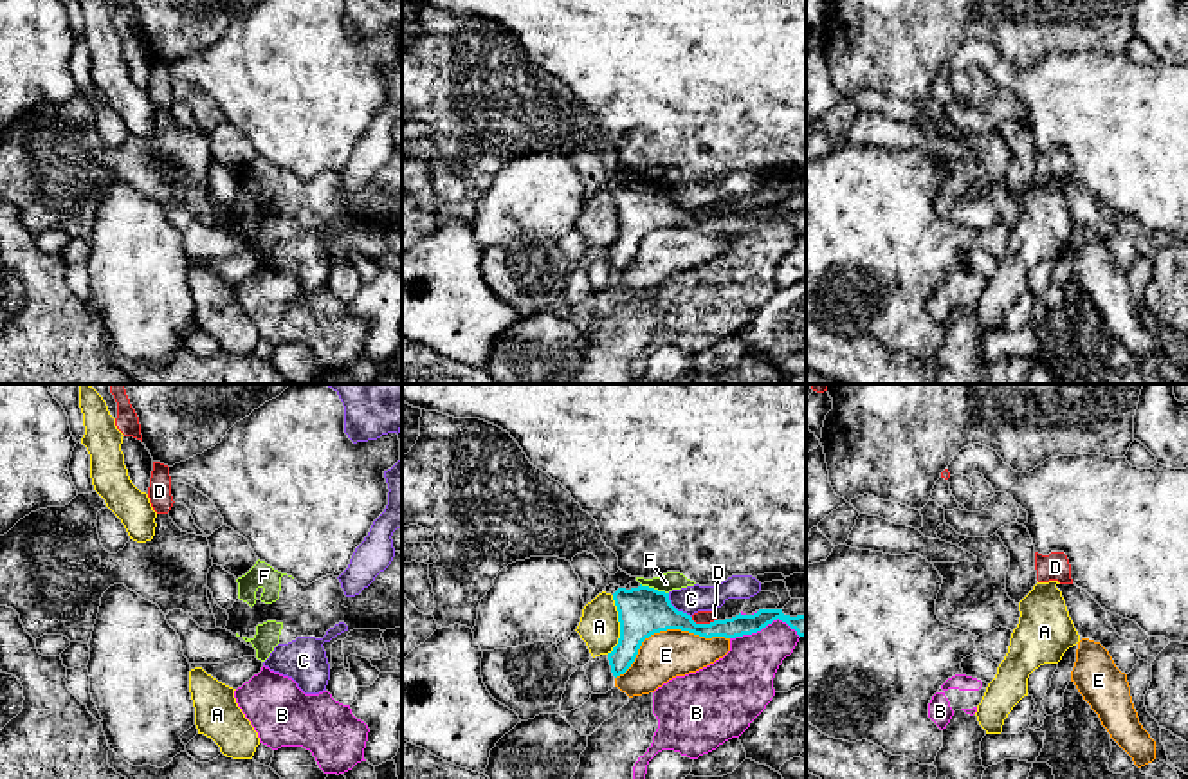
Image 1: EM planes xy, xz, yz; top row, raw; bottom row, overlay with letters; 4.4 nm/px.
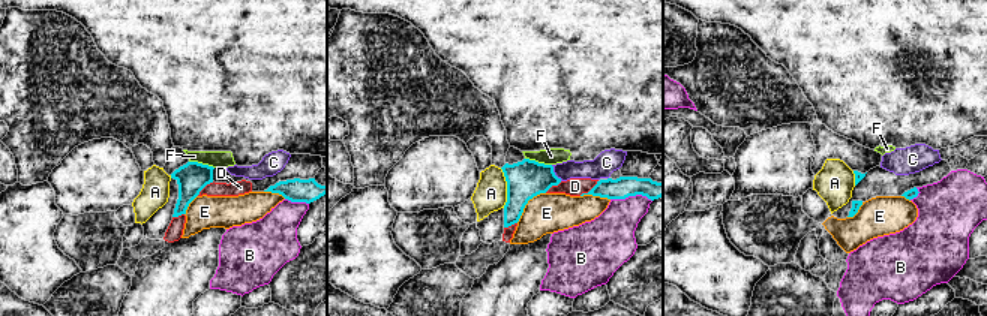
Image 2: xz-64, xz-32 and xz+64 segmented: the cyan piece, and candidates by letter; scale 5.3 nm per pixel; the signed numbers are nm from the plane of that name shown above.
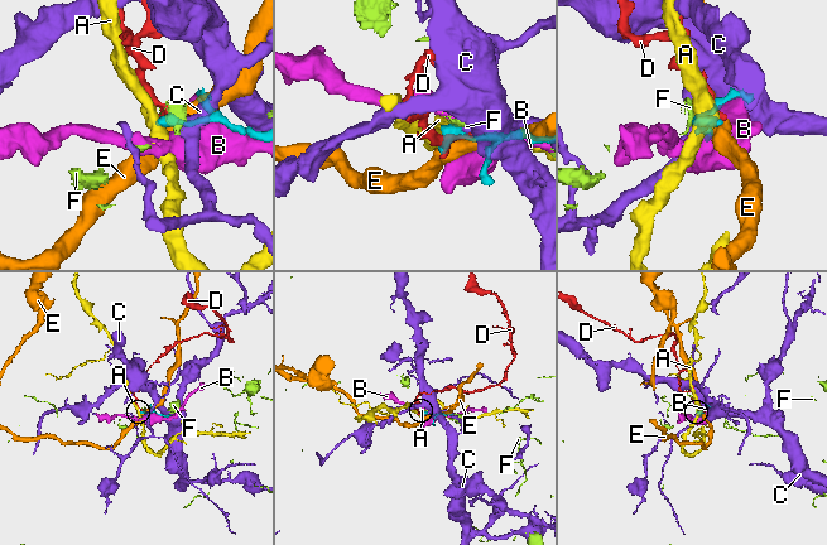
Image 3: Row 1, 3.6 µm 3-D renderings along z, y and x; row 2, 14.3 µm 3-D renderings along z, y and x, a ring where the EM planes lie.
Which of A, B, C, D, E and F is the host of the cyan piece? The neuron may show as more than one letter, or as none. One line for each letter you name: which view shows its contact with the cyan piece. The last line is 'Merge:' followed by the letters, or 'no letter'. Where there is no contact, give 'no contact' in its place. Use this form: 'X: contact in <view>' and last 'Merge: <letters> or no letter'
Merge: no letter

